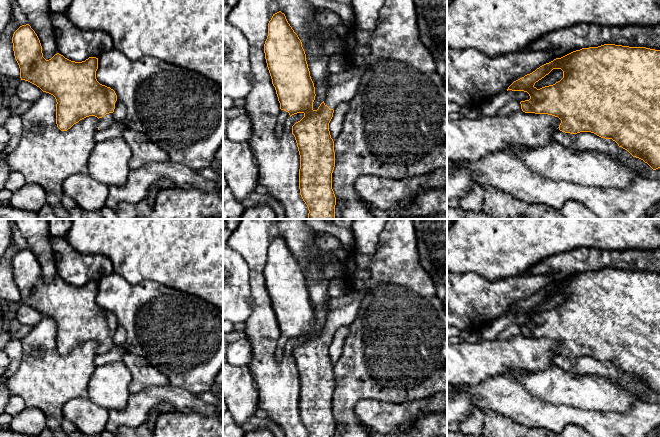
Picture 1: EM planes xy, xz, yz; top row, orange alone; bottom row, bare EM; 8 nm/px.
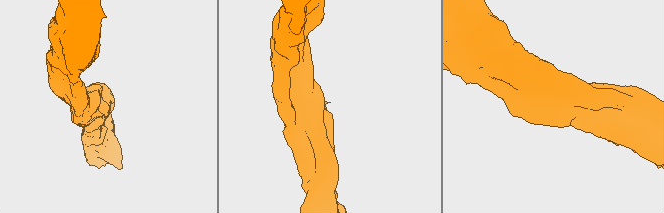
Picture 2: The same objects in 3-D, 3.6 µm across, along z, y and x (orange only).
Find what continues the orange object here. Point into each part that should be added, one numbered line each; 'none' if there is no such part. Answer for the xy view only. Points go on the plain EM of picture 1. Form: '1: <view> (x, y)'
1: xy (105, 346)

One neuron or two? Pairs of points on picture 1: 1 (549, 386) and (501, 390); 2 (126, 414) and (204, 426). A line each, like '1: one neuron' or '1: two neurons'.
1: two neurons
2: two neurons

